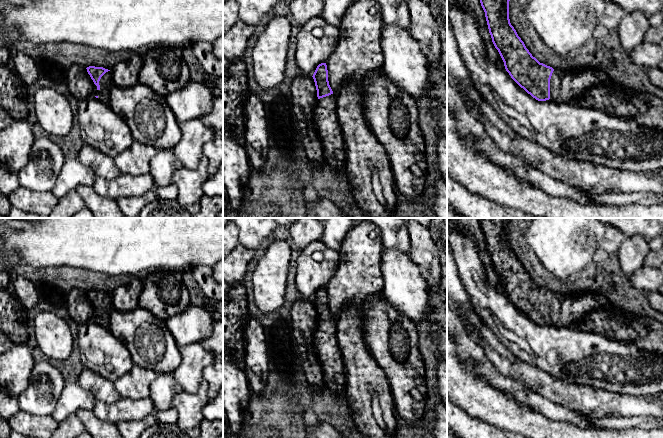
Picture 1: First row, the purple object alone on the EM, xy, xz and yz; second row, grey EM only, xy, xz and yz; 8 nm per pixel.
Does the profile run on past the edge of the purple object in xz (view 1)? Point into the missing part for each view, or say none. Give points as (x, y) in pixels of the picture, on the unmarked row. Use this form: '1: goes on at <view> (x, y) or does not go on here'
1: goes on at xz (326, 346)

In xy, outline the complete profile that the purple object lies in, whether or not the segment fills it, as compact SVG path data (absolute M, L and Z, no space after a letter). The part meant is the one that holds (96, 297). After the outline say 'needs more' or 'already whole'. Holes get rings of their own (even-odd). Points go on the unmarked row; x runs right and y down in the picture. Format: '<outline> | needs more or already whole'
M89 290L86 293L95 308L95 321L108 328L109 314L113 309L111 295L95 290Z | needs more

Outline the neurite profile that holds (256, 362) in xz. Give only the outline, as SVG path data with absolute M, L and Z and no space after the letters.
M249 318L245 330L245 358L242 365L250 390L262 397L267 387L267 377L270 371L268 356L268 341L260 322Z

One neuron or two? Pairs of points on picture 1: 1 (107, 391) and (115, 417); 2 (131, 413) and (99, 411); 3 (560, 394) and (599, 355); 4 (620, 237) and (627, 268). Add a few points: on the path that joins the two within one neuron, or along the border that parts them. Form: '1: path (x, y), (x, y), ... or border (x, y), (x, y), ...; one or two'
1: border (121, 397), (112, 402), (101, 402), (96, 399); two
2: path (123, 411), (107, 411); one
3: border (550, 374), (556, 378), (588, 384), (595, 388); two
4: border (628, 237), (616, 253); two

